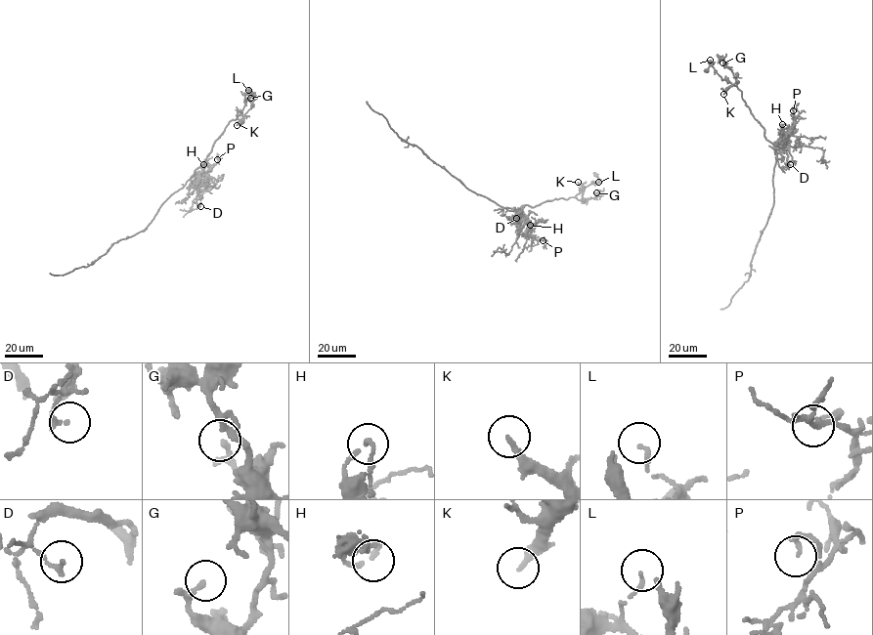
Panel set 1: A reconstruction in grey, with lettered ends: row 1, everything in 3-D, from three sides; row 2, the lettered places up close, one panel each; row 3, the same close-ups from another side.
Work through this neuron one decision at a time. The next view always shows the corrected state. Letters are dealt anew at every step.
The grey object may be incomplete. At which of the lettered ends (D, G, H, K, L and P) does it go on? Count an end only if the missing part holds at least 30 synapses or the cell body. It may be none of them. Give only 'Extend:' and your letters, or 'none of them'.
Extend: none of them

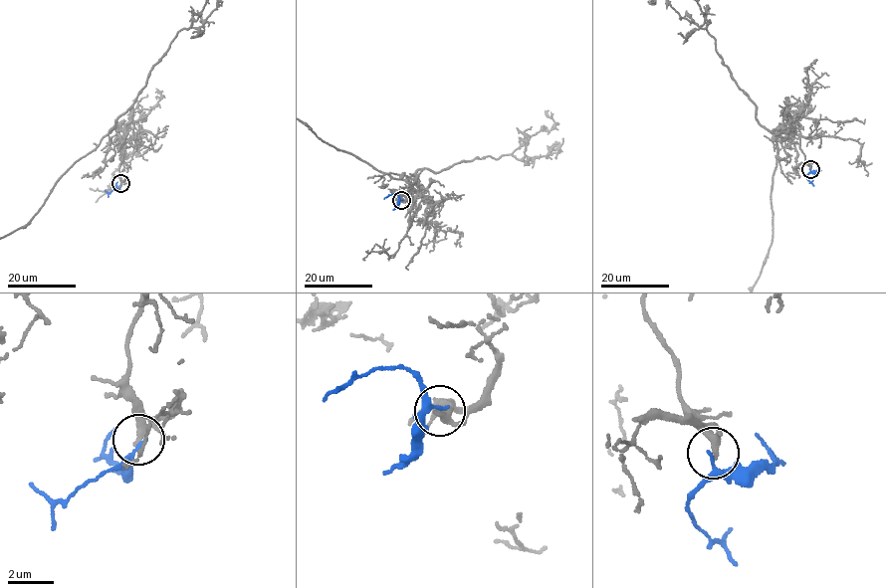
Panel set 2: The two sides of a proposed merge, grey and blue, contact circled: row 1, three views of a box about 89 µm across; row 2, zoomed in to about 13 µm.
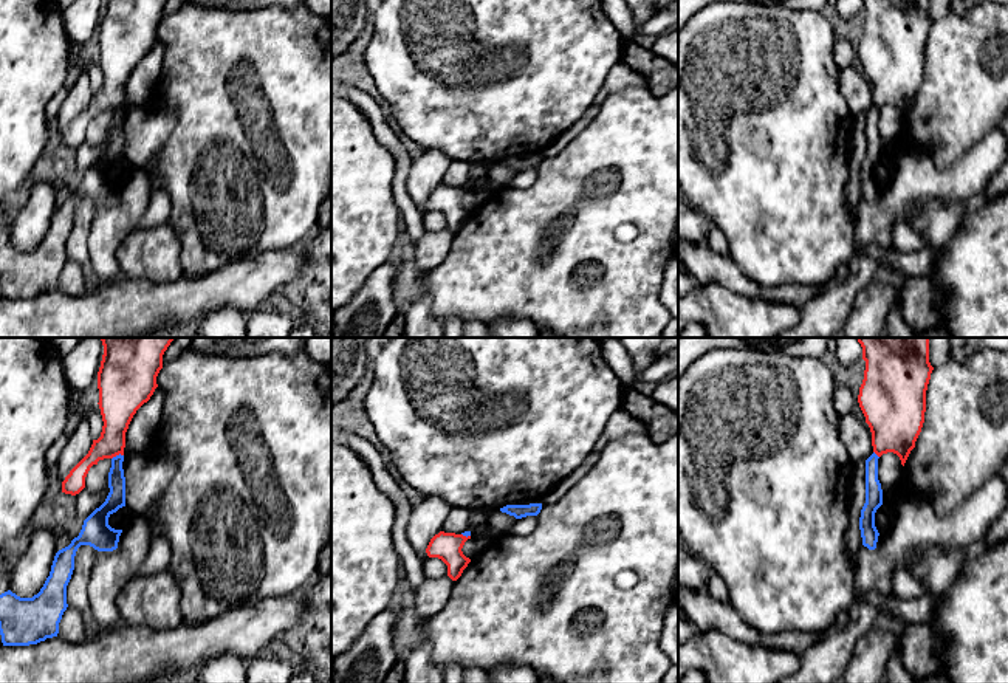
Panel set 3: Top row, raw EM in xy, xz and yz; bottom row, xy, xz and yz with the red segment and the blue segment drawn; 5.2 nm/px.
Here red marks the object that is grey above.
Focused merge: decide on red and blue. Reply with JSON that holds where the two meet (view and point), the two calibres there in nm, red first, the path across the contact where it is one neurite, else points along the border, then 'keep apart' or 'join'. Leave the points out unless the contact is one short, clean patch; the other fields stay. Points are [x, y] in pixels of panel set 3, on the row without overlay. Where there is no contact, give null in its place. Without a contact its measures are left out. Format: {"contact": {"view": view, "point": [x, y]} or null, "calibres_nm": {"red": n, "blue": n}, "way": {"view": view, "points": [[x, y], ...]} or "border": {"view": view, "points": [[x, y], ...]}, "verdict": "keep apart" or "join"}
{"contact": {"view": "xy", "point": [116, 107]}, "calibres_nm": {"red": 190, "blue": 100}, "border": {"view": "xy", "points": [[123, 107], [116, 107], [112, 112]]}, "verdict": "keep apart"}

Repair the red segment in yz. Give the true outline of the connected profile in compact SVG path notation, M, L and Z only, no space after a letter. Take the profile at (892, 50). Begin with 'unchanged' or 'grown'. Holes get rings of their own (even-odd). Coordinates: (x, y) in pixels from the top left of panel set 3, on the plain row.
unchanged; M862 0L864 33L858 56L872 85L873 105L893 105L904 119L921 85L934 20L929 0Z

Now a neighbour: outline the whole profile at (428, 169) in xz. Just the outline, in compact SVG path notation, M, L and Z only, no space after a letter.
M421 149L413 158L407 178L407 190L415 204L426 214L430 192L443 183L451 158L437 149Z

